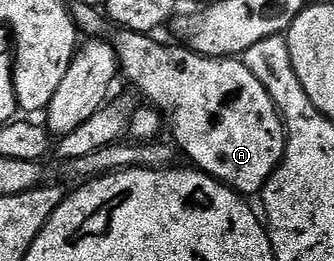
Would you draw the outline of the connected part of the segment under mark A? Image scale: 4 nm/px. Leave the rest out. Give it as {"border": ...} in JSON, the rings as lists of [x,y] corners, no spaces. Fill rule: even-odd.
{"border":[[[120,29],[117,32],[117,37],[110,41],[111,48],[116,54],[116,64],[122,77],[125,77],[132,85],[137,85],[142,92],[148,96],[147,104],[151,108],[159,111],[162,114],[163,120],[172,128],[172,137],[176,140],[175,148],[185,153],[189,157],[191,164],[199,169],[201,173],[208,173],[216,181],[221,181],[223,185],[230,186],[241,195],[249,195],[248,193],[259,194],[263,190],[264,184],[270,179],[270,175],[280,165],[281,159],[284,157],[284,124],[280,120],[280,113],[276,110],[276,105],[273,104],[268,92],[262,83],[258,83],[258,79],[254,79],[254,71],[250,71],[250,67],[244,65],[243,60],[236,57],[204,57],[202,54],[193,51],[188,47],[180,47],[176,53],[176,57],[163,45],[160,41],[155,41],[155,36],[146,33],[135,33],[129,29]]]}

